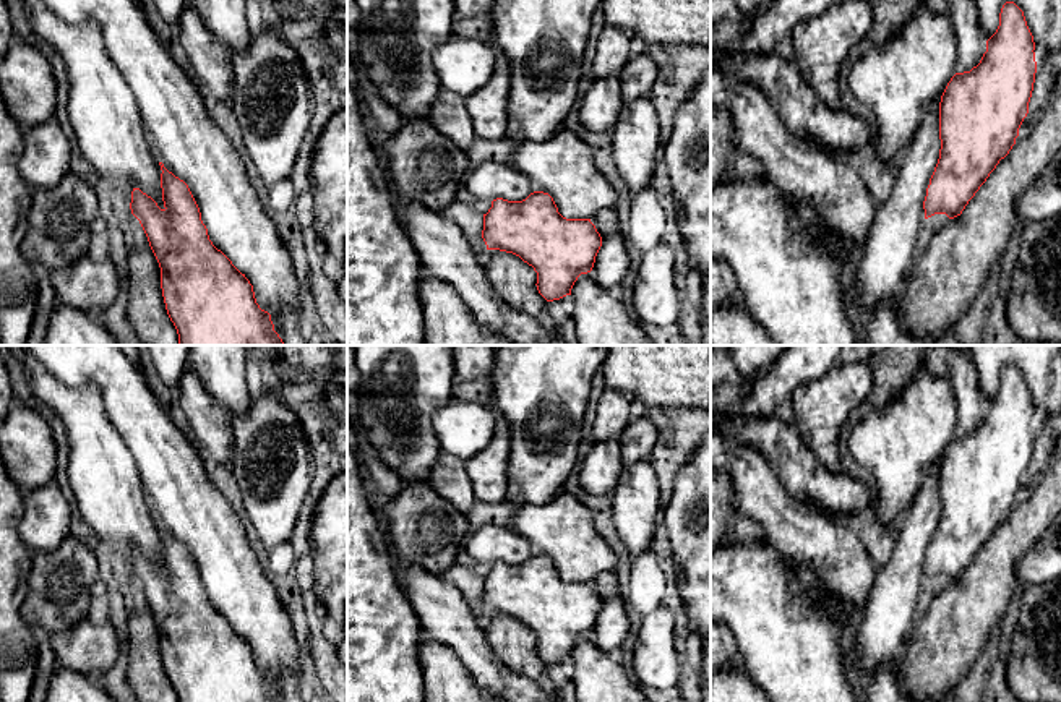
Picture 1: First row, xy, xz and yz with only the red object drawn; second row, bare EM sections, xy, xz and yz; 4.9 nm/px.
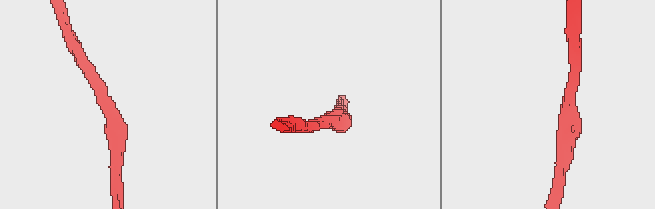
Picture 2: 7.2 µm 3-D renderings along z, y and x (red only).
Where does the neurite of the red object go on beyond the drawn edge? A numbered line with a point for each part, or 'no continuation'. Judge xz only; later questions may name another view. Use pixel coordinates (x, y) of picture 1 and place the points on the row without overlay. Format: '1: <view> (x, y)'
1: xz (490, 543)

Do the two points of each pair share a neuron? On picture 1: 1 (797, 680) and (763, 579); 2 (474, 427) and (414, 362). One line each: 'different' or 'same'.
1: same
2: same

